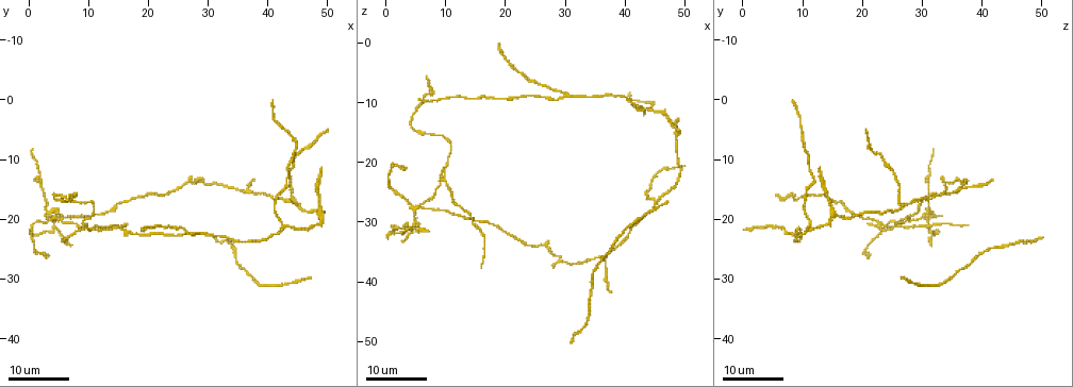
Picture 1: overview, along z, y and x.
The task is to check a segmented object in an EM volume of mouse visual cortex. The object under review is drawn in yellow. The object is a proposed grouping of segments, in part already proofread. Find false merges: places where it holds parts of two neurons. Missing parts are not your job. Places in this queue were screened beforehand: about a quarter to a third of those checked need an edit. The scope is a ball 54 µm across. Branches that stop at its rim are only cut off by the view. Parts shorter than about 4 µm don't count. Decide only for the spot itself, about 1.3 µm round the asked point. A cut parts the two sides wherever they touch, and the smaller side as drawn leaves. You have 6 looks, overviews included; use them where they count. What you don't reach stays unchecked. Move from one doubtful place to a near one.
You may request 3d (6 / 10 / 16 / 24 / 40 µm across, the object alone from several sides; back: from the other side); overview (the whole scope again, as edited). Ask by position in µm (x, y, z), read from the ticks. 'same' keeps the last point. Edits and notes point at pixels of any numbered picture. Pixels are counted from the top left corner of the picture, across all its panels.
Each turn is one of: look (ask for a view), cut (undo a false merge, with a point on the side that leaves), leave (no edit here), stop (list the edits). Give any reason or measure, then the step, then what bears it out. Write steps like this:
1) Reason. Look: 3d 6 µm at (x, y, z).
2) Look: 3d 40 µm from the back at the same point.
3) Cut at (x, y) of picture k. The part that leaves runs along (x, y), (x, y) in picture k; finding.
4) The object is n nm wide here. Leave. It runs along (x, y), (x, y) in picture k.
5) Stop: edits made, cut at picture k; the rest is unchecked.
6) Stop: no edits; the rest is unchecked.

A fork. Look: 3d 24 µm at (36.5, 15.5, 36.5).

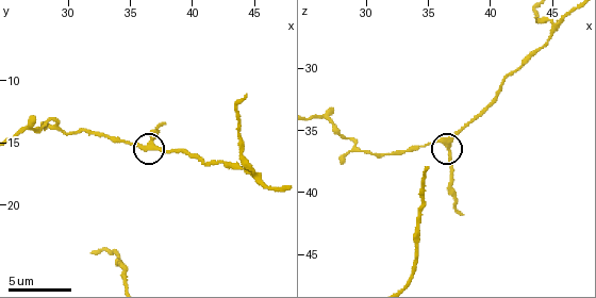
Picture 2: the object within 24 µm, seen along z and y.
Zoom in. Look: 3d 6 µm at (36.6, 15.4, 36.0).

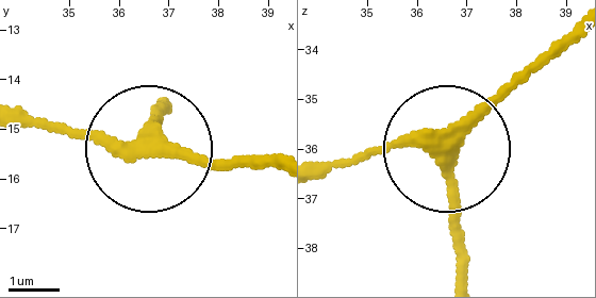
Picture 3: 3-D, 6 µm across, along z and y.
3 arms meet here. Leave. It runs along (576, 25), (445, 147), (453, 275) in picture 3; all the same neuron.

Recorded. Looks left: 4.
Two arms in line, one across. Look: 3d 10 µm at (45.4, 17.8, 26.6).

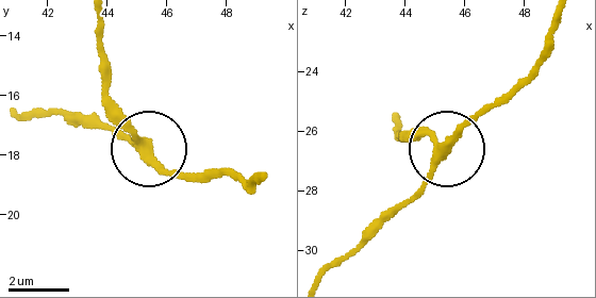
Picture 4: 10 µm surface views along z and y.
Leave. It runs along (20, 114), (88, 114), (147, 147), (106, 101) in picture 4; one neuron here.

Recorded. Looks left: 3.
Side arm on a straight run. Look: 3d 10 µm at (26.6, 14.0, 33.8).

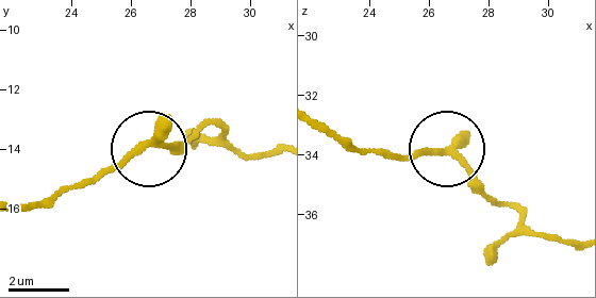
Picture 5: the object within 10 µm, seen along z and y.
Leave. It runs along (573, 244), (527, 229), (444, 154), (385, 154) in picture 5; one neuron here.

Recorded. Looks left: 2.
Stop: no edits; the rest is unchecked.

